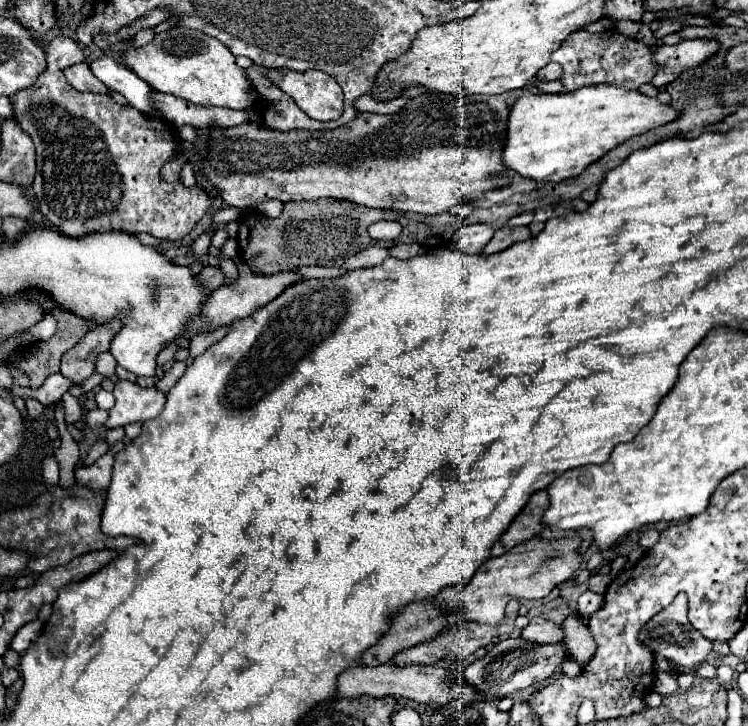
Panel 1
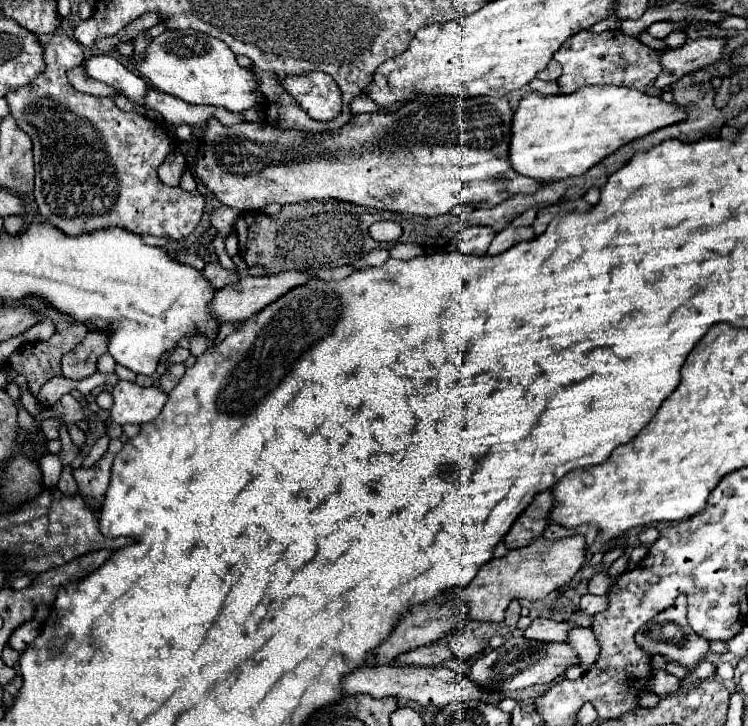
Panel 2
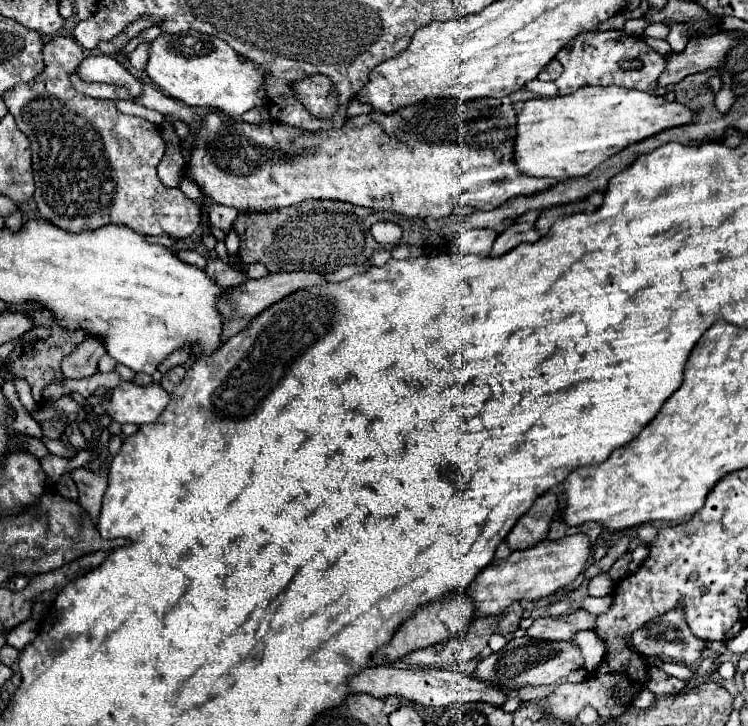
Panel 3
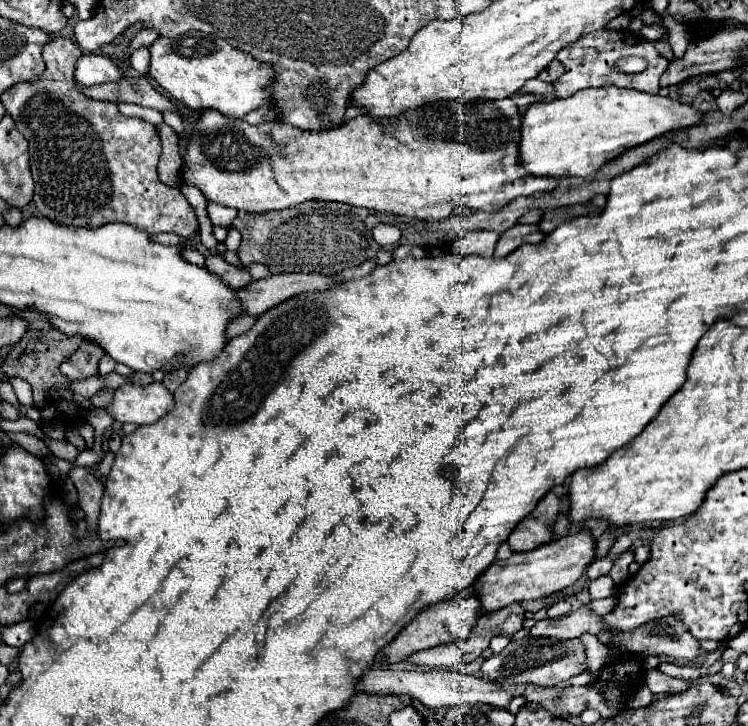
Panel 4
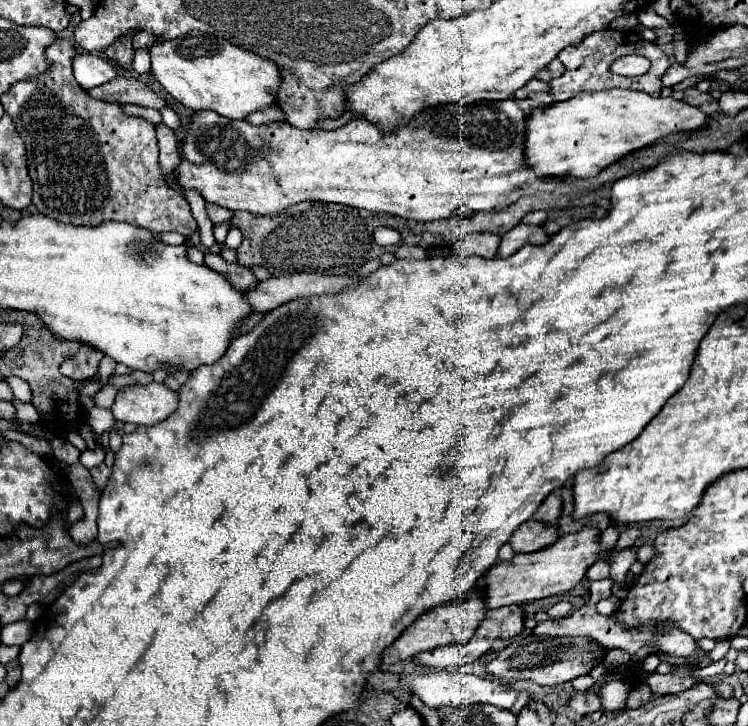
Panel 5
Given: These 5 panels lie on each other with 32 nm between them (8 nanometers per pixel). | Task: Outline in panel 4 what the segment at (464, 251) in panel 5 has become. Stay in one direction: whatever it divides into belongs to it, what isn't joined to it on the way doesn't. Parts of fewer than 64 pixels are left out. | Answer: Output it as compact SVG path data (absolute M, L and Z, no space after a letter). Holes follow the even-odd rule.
M476 230L476 232L468 232L464 234L460 240L456 240L450 248L450 252L460 254L460 256L470 256L470 254L478 254L484 258L490 258L494 254L496 248L496 240L500 238L500 234L496 232L488 232L488 230Z

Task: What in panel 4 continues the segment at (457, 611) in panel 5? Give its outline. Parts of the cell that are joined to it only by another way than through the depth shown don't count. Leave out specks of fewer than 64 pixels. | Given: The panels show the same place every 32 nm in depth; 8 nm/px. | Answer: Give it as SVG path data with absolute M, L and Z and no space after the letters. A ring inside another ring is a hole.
M470 594L470 596L444 600L444 602L438 602L438 604L430 606L430 608L422 610L412 620L412 624L408 624L392 640L392 644L388 644L386 648L382 648L382 652L378 652L376 664L378 666L388 666L388 664L406 660L408 656L412 656L414 652L420 652L420 650L428 650L428 648L434 648L434 646L440 646L440 644L448 644L448 642L454 642L454 640L468 640L468 636L472 634L472 628L476 626L476 620L482 616L480 608L482 608L480 600L474 594Z

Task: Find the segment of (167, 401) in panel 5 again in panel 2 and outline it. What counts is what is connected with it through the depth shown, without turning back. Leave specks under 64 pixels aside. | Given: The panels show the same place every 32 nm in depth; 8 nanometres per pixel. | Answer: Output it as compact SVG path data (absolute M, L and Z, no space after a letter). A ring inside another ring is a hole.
M120 380L112 390L114 404L110 408L108 424L144 424L152 422L168 402L168 394L158 386L142 388L134 382Z

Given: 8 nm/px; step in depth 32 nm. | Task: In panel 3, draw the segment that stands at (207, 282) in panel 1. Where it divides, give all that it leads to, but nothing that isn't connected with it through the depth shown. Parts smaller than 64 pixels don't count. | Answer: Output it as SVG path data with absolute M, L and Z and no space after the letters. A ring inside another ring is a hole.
M208 258L206 272L210 278L214 278L224 288L234 288L248 280L248 274L244 270L238 270L236 266L230 266L230 264L222 262L220 258Z

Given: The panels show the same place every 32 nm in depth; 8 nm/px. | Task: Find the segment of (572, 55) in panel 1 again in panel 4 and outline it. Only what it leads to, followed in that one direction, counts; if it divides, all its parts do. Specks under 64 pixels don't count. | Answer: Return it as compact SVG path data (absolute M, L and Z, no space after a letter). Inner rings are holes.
M598 30L598 32L584 34L576 44L570 44L564 50L560 50L556 58L562 62L566 72L558 80L552 82L554 88L556 88L554 98L568 98L574 92L584 90L584 88L606 88L606 86L632 88L632 90L648 92L648 94L658 94L658 90L660 90L660 76L668 68L668 60L654 48L652 42L646 42L642 36L632 34L628 30L622 30L622 32ZM624 56L642 56L642 58L646 58L648 60L646 72L642 72L640 76L620 76L614 70L614 62L618 58L624 58Z

